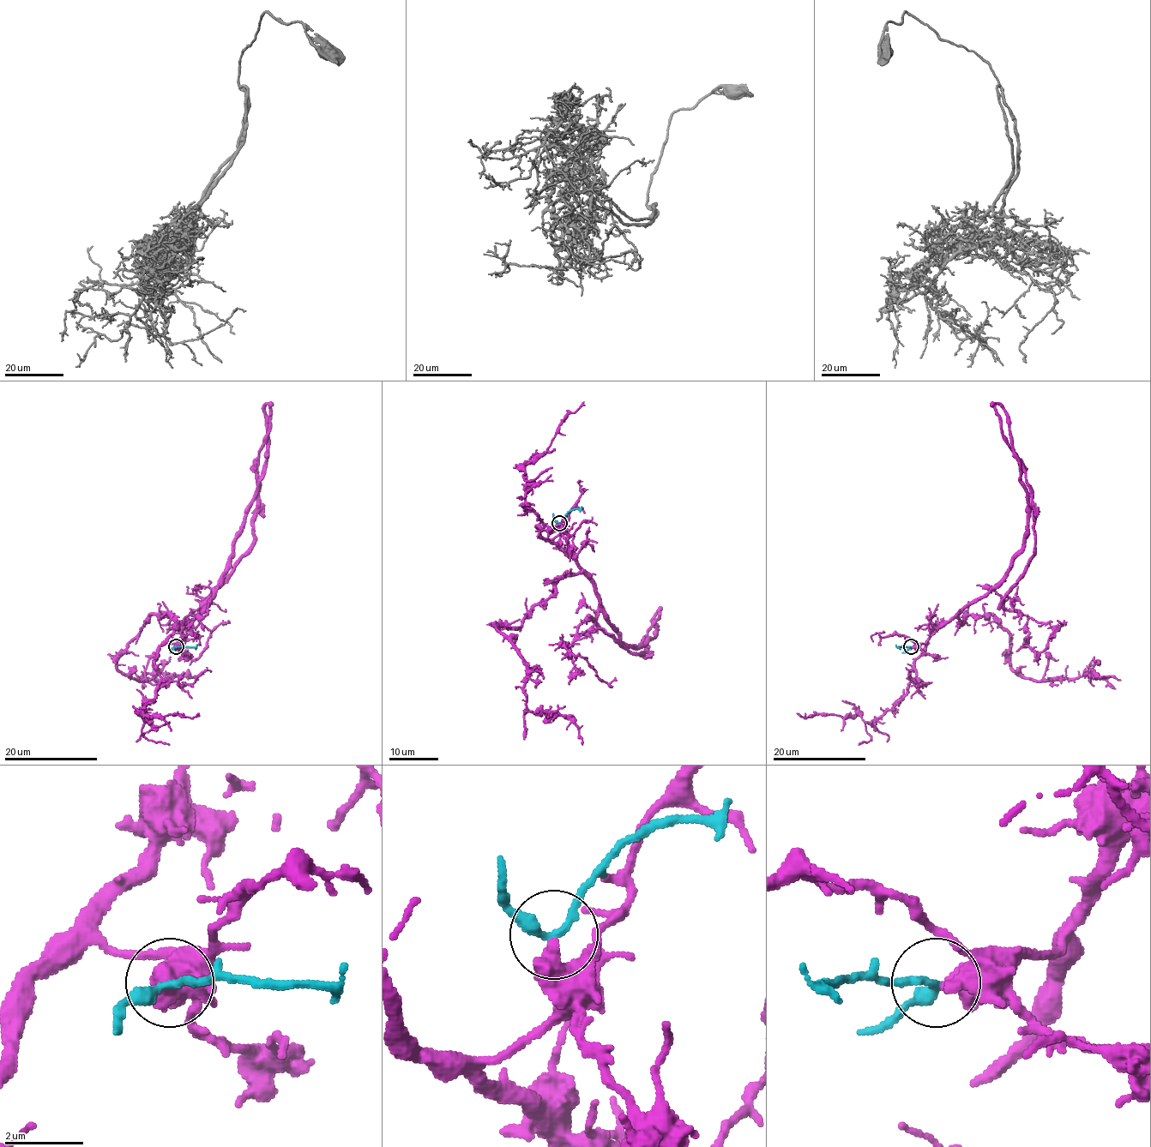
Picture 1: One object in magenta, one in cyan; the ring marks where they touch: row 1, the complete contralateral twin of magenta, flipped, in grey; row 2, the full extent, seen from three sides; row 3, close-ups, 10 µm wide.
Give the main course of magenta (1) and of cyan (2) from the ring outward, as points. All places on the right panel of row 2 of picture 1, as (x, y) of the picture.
1: (912, 647), (956, 618), (991, 615), (1010, 635), (1011, 668), (1025, 678), (1073, 680), (1089, 673), (1121, 680)
2: (911, 647), (895, 645)

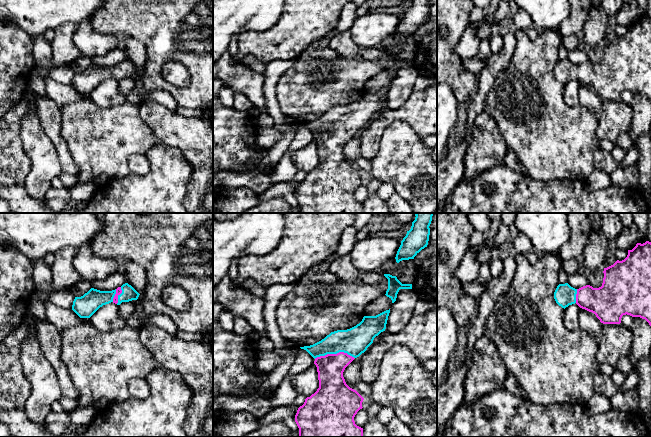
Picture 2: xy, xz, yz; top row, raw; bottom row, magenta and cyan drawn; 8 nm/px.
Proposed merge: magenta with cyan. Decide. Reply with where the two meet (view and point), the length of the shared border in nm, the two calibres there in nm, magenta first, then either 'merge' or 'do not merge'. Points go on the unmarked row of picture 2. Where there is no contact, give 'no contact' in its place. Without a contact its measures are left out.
meets magenta in xz at (334, 130); contact 320 nm long; 220 nm thick on the magenta side, 220 nm on the other; merge

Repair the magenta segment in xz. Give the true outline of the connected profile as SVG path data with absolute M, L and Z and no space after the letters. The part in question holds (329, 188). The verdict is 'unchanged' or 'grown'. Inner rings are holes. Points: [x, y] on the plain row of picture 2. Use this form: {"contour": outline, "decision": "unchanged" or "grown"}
{"contour": "M390 85L376 92L364 92L359 100L350 105L331 108L313 121L300 123L315 135L314 140L317 143L319 164L314 170L307 173L304 180L297 186L295 198L299 204L298 213L363 213L363 204L355 200L354 193L363 184L364 174L346 160L343 148L355 134L367 126L376 112L385 107L389 89Z", "decision": "grown"}

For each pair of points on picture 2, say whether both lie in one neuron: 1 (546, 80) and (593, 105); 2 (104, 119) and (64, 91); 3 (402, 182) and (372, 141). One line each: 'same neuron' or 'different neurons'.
1: different neurons
2: different neurons
3: different neurons

